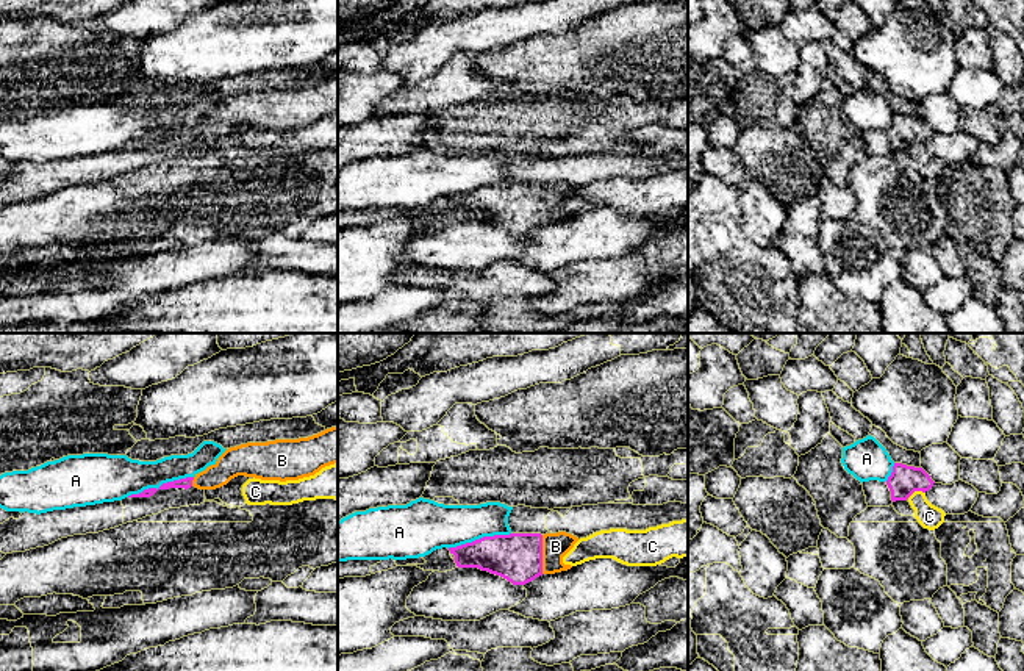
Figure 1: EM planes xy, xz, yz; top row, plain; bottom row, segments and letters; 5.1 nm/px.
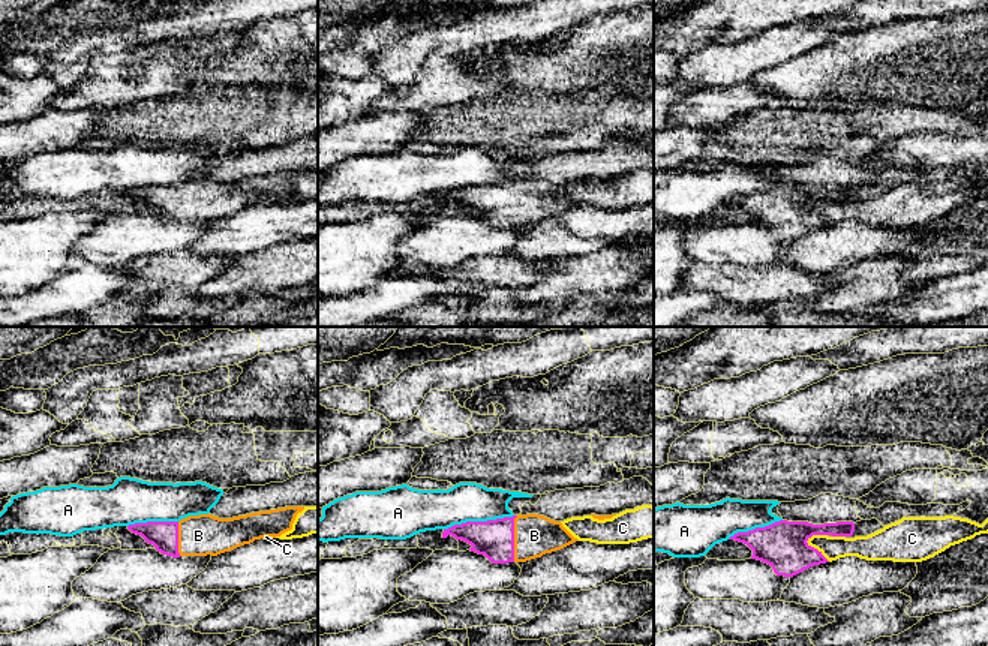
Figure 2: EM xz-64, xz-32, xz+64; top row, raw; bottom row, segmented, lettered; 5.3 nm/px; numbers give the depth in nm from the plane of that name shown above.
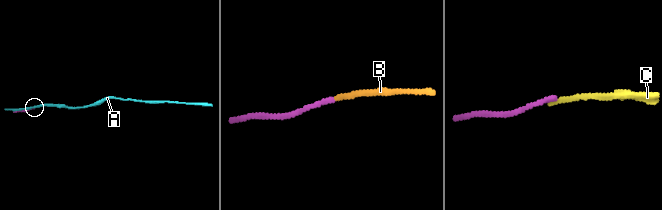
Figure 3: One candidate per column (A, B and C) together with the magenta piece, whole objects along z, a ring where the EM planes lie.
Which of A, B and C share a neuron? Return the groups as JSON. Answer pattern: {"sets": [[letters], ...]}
{"sets": [["A"], ["B"], ["C"]]}

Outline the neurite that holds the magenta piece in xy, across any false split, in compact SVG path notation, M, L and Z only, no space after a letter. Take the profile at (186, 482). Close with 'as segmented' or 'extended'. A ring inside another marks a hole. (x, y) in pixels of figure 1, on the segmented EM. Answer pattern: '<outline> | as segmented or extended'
M338 427L299 440L247 443L227 449L214 465L194 477L163 483L158 490L216 490L238 475L261 480L299 480L338 463Z | extended

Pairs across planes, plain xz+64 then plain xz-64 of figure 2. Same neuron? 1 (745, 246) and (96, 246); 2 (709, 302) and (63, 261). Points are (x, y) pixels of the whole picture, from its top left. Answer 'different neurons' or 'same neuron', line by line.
1: same neuron
2: different neurons

